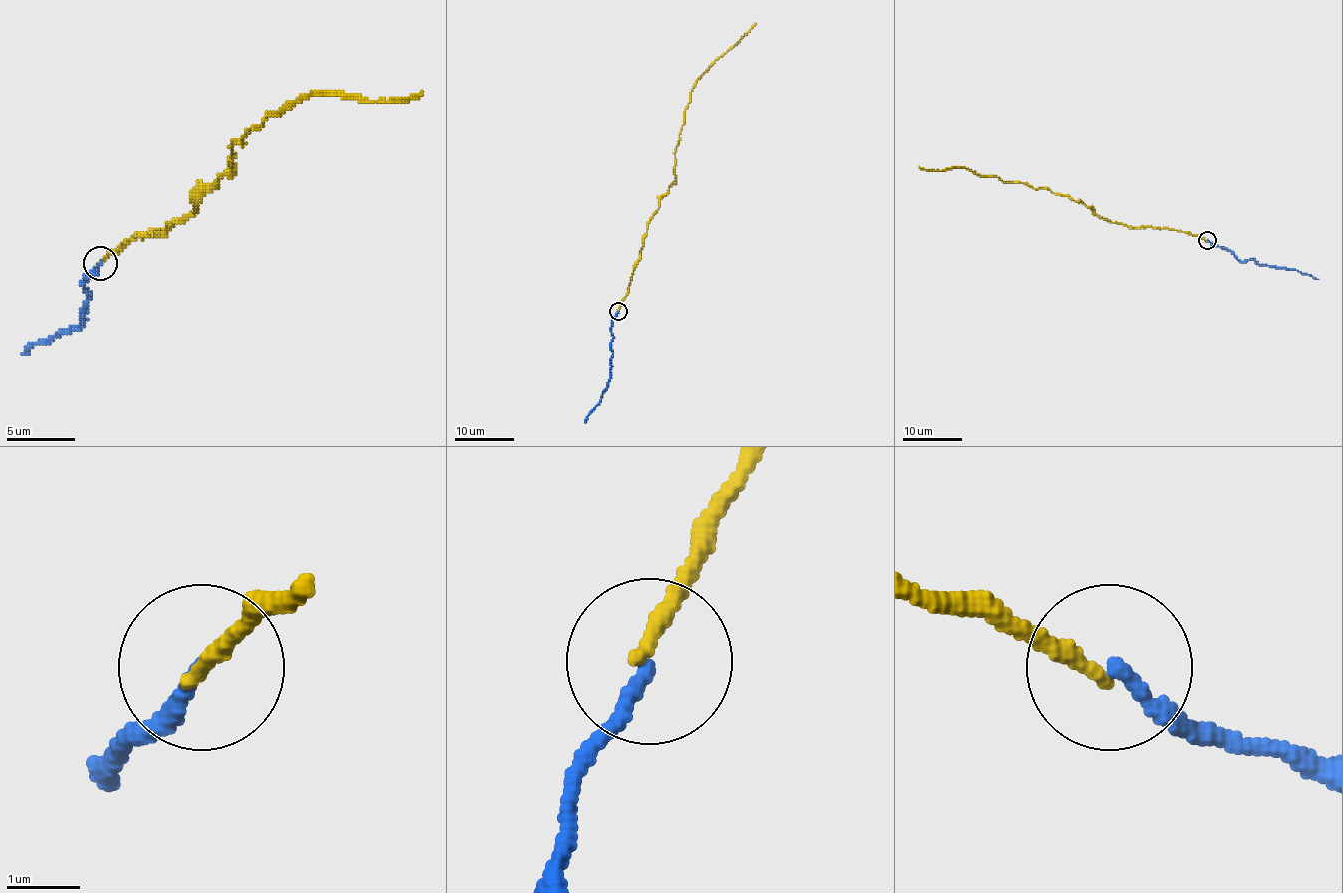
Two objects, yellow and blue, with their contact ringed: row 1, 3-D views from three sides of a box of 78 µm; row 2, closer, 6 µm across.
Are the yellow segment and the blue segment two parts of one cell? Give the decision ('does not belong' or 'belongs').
belongs

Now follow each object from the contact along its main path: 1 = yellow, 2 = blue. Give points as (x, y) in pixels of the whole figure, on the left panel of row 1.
1: (101, 264), (122, 243), (194, 212), (232, 171), (232, 147), (308, 95), (398, 102), (422, 91)
2: (101, 264), (84, 281), (84, 312), (87, 309), (84, 319), (77, 326), (63, 329), (22, 354)

